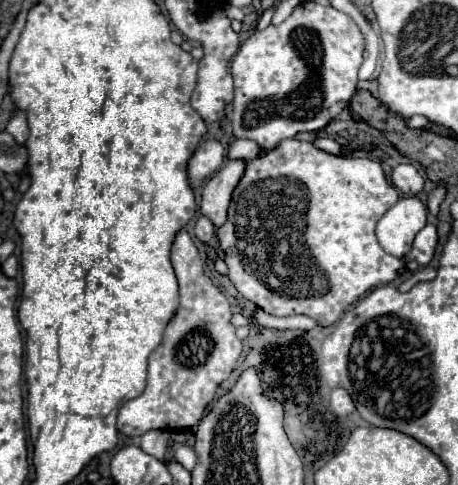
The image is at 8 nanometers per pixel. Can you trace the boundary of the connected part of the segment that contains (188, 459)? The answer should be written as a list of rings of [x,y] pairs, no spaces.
[[[179,445],[175,451],[175,459],[185,467],[185,469],[193,469],[195,467],[195,451],[187,445]]]

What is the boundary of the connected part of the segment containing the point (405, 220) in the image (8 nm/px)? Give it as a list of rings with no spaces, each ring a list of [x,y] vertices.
[[[417,197],[399,199],[377,223],[377,241],[393,257],[403,259],[411,241],[427,225],[427,207]]]

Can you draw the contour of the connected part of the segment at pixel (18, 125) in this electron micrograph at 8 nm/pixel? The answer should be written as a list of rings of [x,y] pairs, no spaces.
[[[17,111],[6,127],[6,131],[13,135],[19,145],[25,144],[29,137],[29,127],[27,127],[27,117],[23,111]]]

